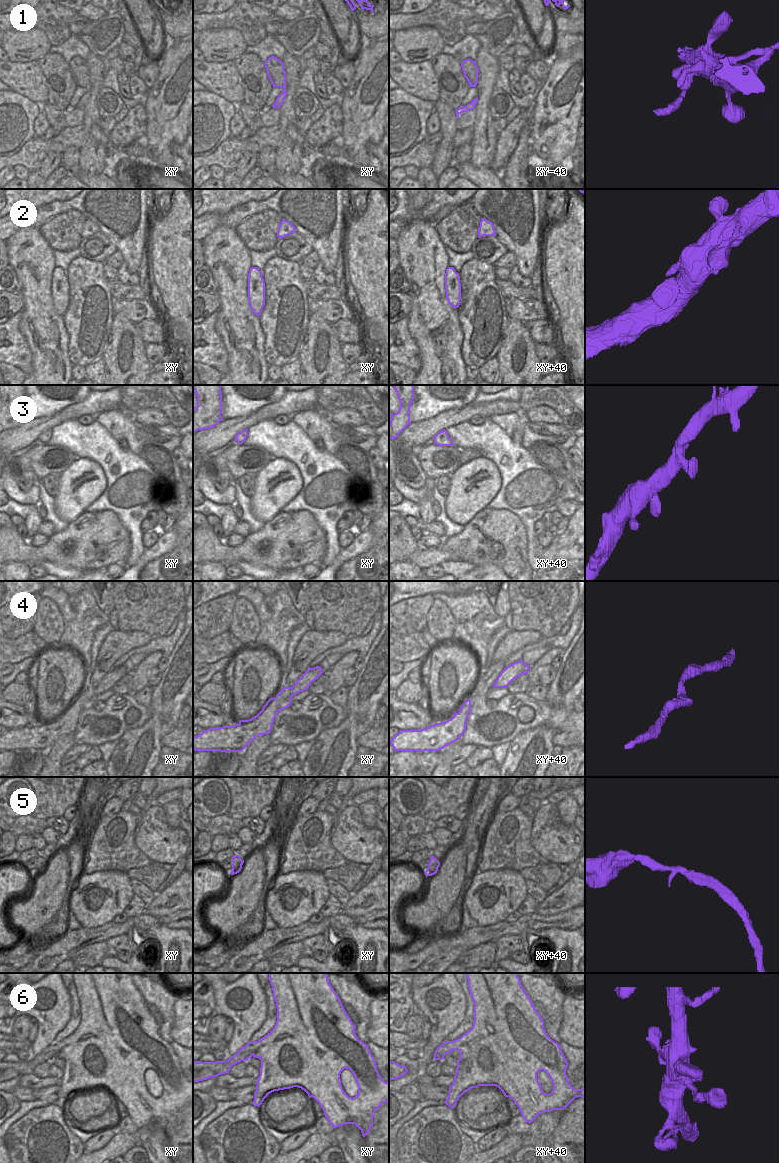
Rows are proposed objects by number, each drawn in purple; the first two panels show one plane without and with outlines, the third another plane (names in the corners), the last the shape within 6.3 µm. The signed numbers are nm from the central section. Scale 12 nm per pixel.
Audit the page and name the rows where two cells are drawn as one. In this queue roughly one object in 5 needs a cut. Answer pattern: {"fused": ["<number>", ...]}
{"fused": []}

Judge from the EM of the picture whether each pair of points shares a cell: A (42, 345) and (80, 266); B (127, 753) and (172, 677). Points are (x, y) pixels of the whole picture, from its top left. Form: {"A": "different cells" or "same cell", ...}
{"A": "different cells", "B": "same cell"}

